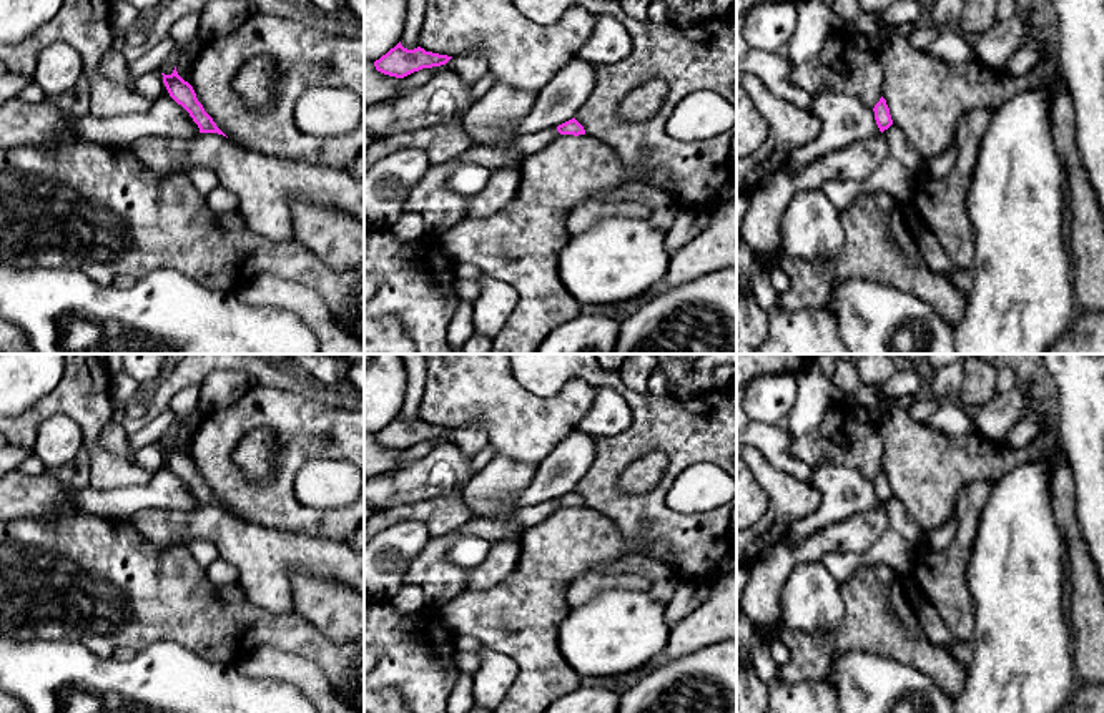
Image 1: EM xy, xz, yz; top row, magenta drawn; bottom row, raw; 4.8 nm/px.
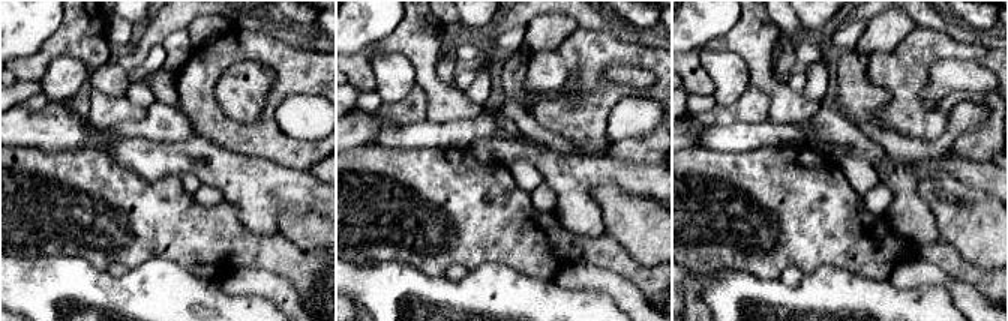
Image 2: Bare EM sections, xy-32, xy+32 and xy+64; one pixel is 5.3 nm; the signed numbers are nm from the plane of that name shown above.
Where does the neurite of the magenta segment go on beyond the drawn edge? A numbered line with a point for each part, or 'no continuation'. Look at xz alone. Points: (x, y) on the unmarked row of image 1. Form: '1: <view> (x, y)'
no continuation

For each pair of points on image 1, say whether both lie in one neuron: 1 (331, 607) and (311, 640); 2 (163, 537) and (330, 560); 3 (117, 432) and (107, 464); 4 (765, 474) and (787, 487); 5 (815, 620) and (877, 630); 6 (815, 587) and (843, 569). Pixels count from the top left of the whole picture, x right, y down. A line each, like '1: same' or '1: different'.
1: different
2: same
3: different
4: same
5: different
6: different

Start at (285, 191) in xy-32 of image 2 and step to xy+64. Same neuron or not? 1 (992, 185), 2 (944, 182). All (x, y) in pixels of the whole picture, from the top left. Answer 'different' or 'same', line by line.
1: same
2: different

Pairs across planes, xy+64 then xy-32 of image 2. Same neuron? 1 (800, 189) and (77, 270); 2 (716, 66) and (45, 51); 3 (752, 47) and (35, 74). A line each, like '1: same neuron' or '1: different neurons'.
1: different neurons
2: different neurons
3: same neuron

